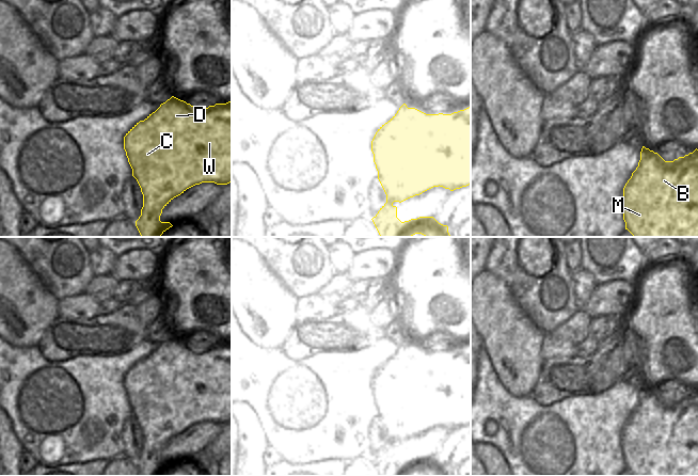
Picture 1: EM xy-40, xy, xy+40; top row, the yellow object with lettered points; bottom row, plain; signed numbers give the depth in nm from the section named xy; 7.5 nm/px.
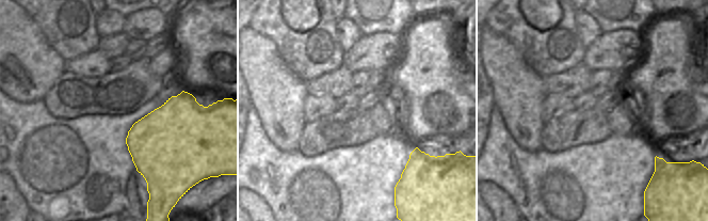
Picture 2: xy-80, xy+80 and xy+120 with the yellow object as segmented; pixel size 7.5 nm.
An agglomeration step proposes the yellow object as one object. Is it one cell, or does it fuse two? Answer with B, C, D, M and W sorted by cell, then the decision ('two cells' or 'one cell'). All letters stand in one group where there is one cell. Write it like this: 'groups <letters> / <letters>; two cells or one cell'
groups B C D M W; one cell

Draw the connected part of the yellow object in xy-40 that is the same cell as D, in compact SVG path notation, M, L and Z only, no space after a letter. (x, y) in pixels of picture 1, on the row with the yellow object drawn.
M174 96L161 104L144 121L137 123L124 137L124 149L143 194L141 216L136 226L141 237L161 237L172 227L170 222L161 222L162 209L187 189L202 183L227 185L232 183L232 101L216 104L208 108L195 108Z

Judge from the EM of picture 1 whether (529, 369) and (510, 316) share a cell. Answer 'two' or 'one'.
one

